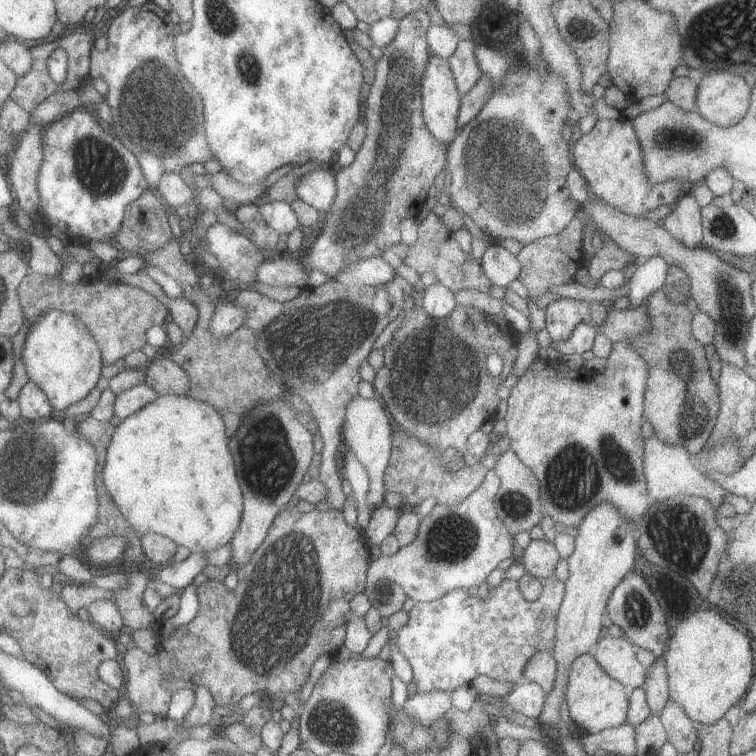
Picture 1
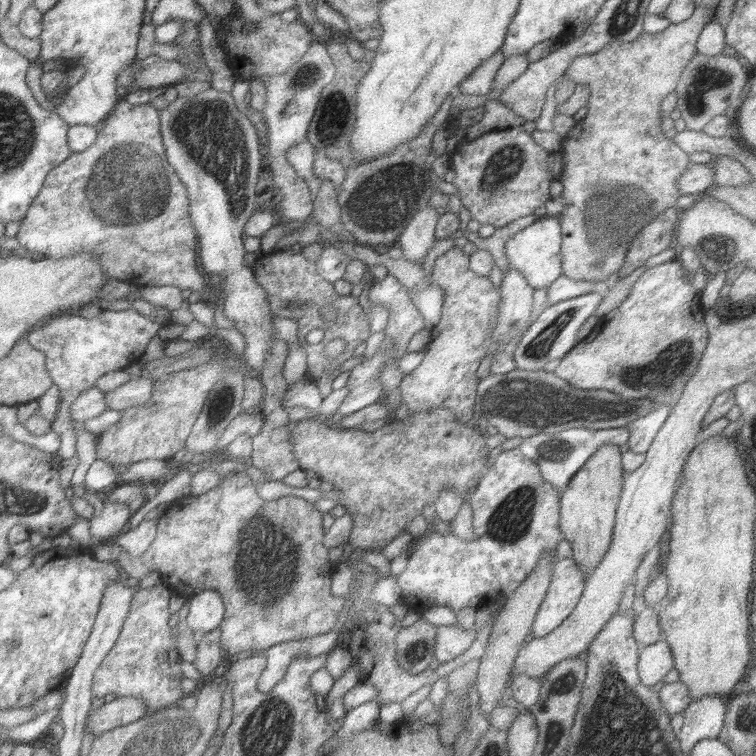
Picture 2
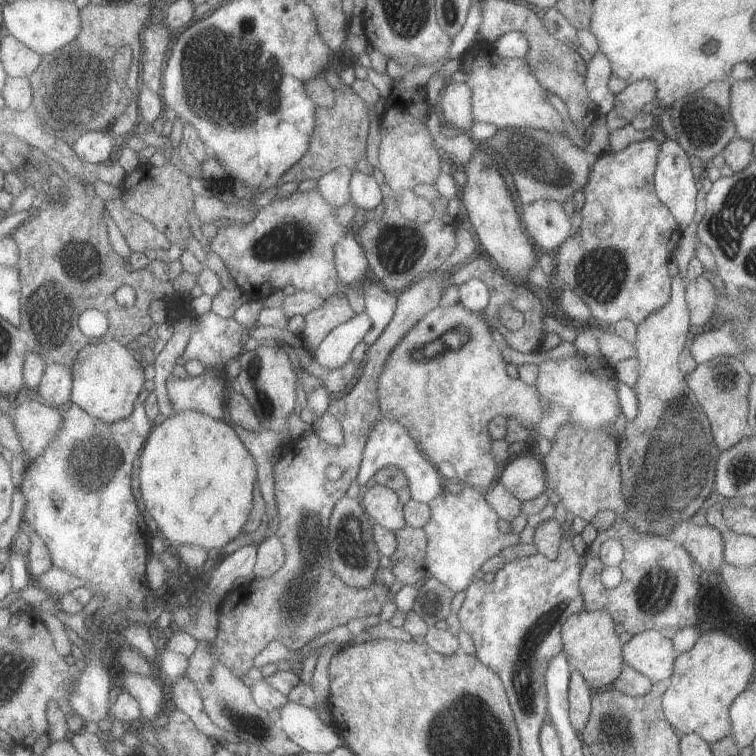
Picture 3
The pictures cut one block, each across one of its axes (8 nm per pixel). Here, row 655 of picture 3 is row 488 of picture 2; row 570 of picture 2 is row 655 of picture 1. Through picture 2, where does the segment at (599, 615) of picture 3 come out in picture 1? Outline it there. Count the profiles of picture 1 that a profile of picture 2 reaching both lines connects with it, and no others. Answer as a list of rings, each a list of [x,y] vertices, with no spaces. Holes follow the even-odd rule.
[[[583,654],[573,660],[573,666],[569,670],[565,700],[571,720],[589,734],[599,734],[601,730],[609,730],[627,722],[629,690],[621,682],[607,676],[597,664],[597,660],[591,658],[591,654]]]

